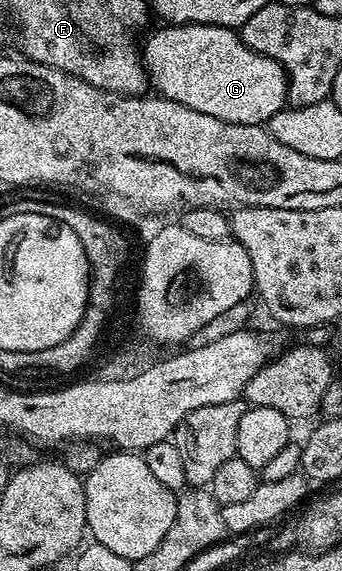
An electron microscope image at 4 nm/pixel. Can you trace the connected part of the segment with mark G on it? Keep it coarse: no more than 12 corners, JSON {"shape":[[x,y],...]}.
{"shape":[[229,26],[144,42],[159,95],[228,124],[269,123],[286,69]]}

